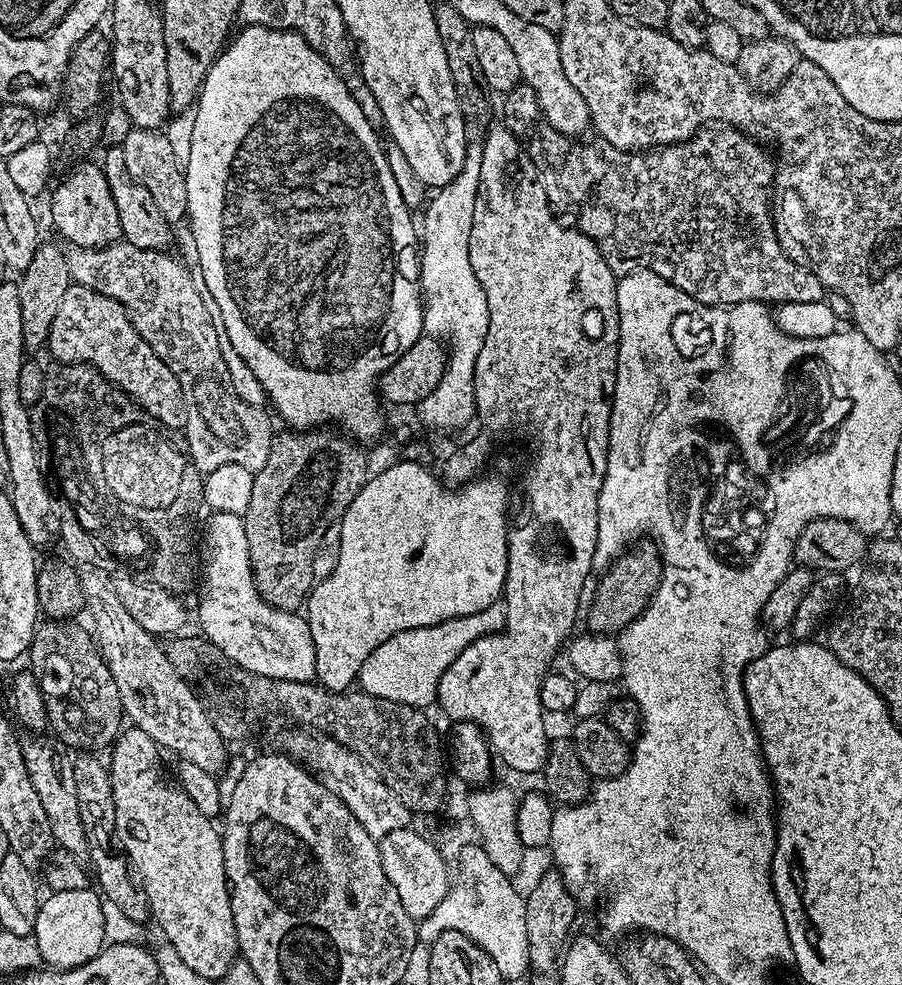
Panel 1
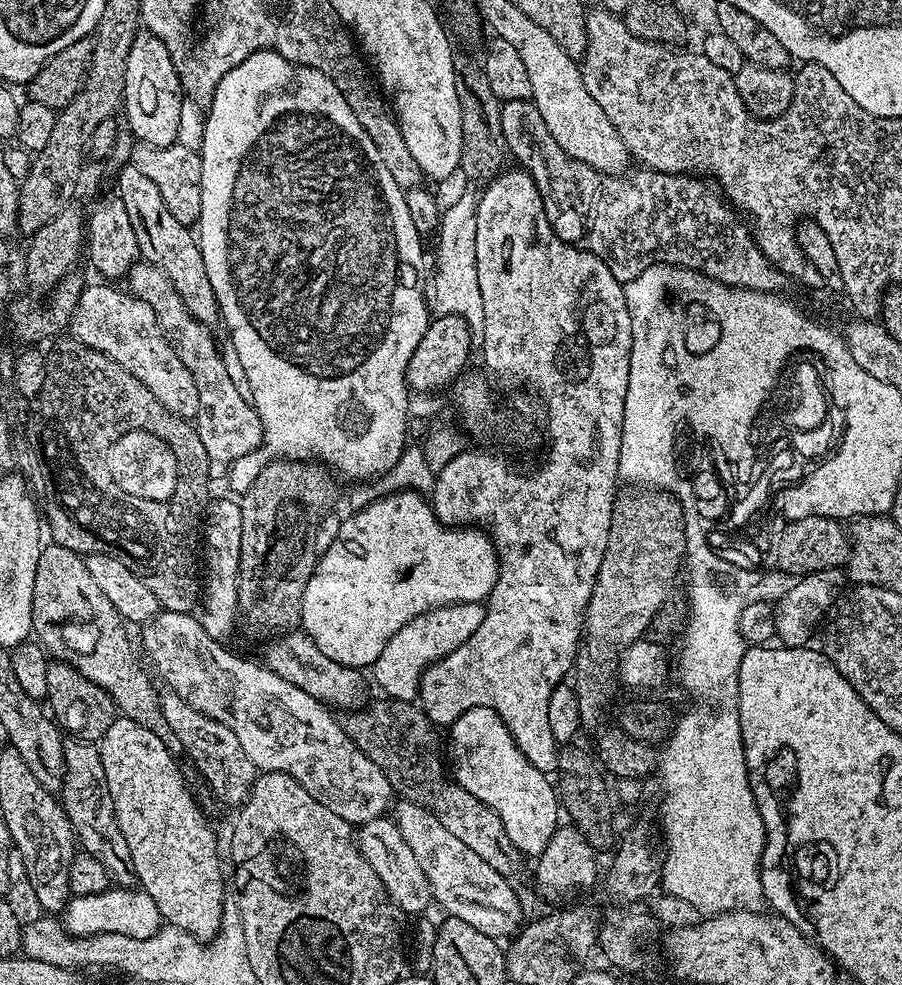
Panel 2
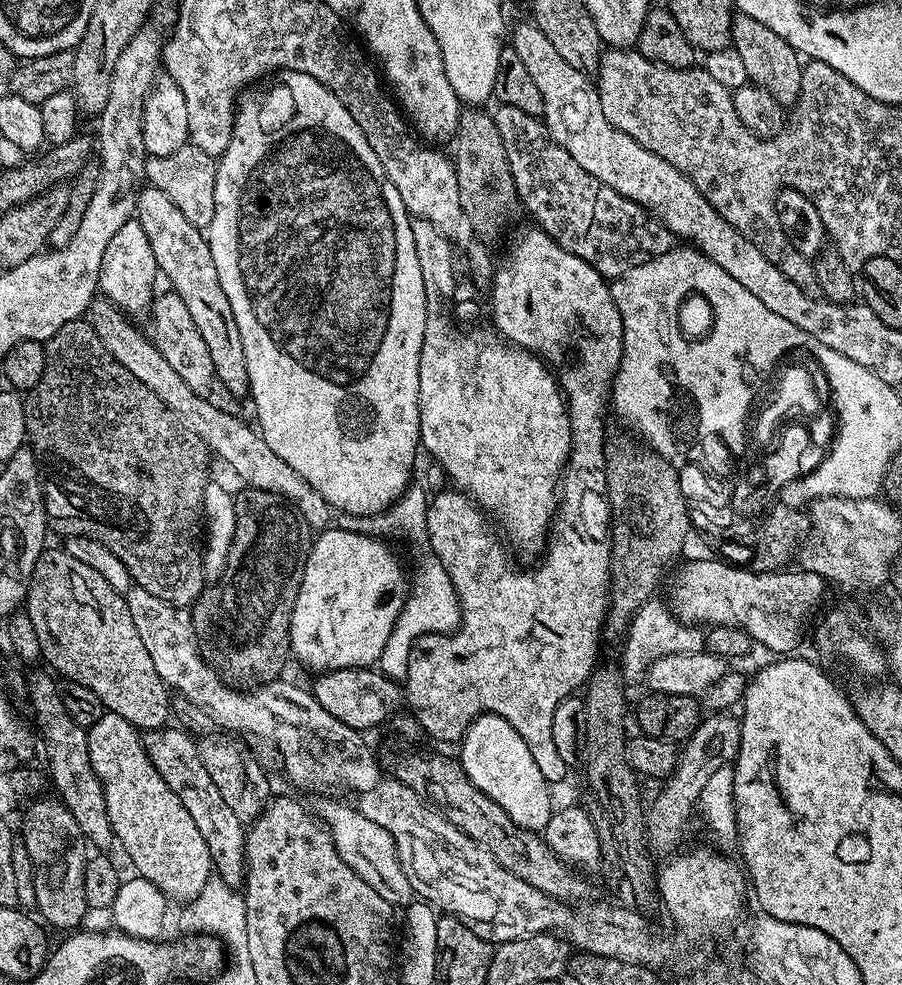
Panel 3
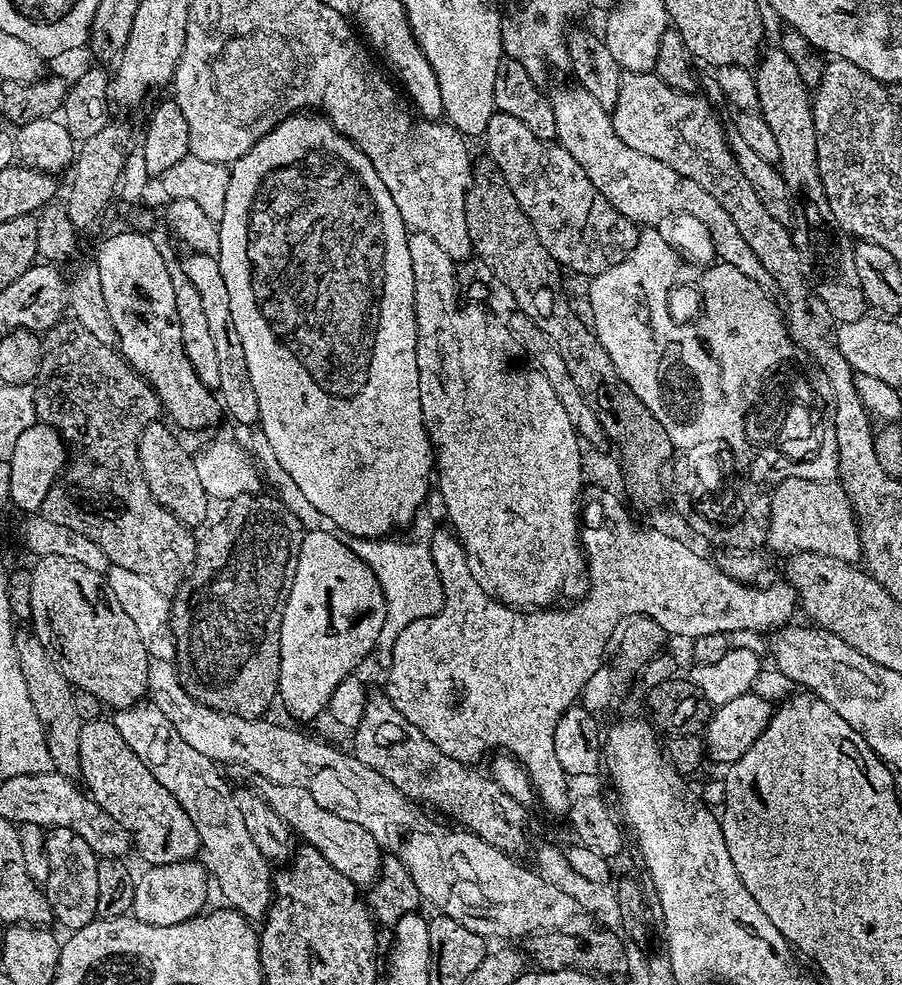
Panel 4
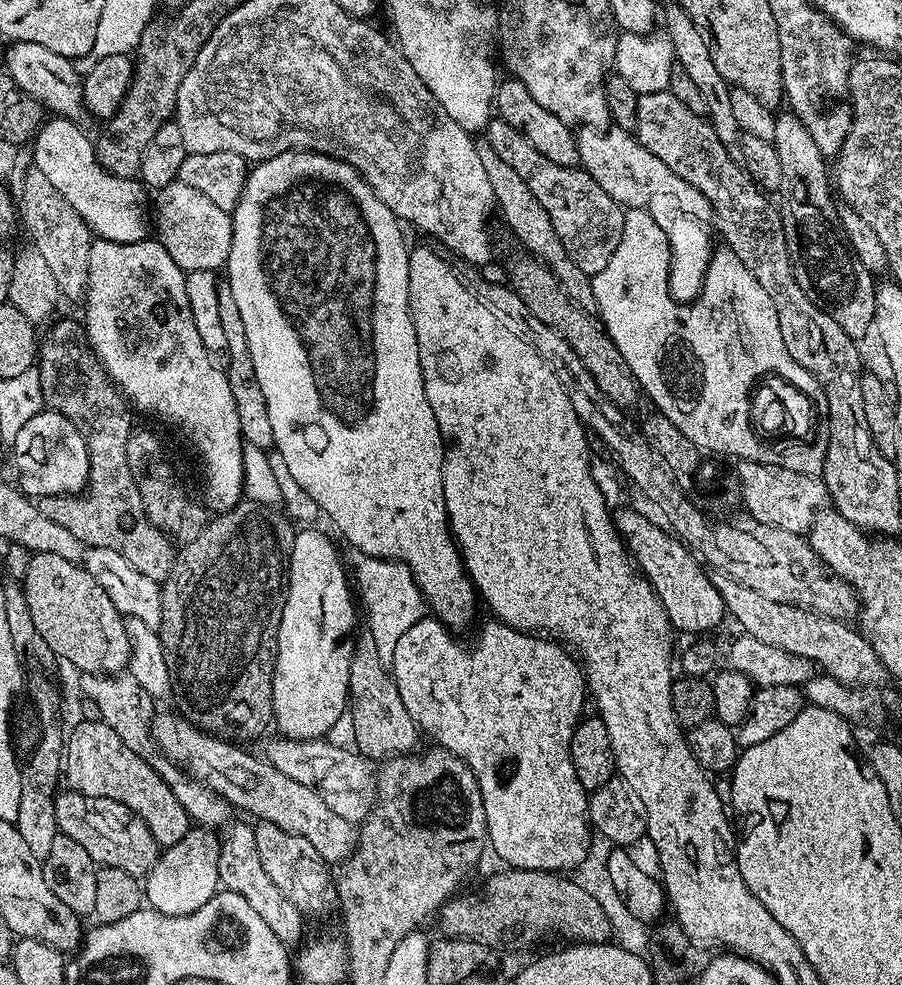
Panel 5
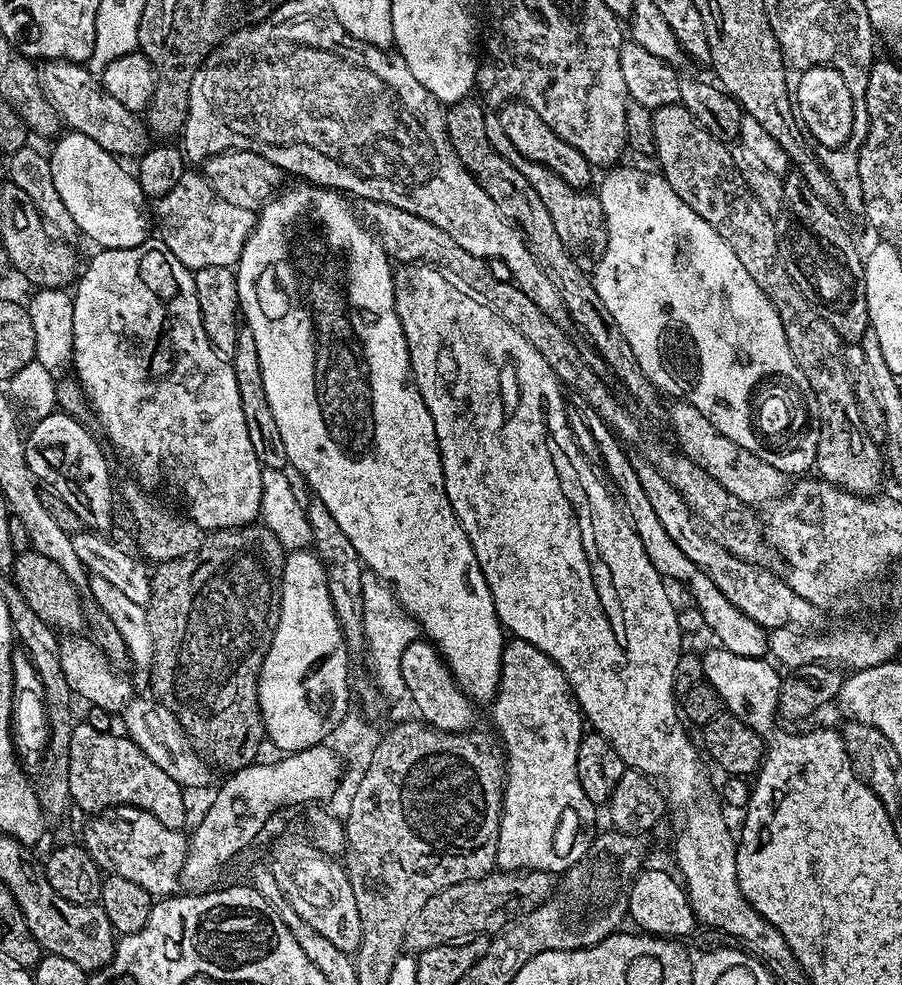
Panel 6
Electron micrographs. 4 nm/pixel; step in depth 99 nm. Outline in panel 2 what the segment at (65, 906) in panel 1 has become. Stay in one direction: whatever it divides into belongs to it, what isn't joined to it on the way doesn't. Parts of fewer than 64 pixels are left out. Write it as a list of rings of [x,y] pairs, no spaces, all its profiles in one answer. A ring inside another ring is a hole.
[[[110,886],[102,894],[72,896],[62,913],[64,931],[72,936],[93,936],[99,932],[126,934],[130,938],[150,938],[162,927],[162,917],[154,898],[136,886]]]

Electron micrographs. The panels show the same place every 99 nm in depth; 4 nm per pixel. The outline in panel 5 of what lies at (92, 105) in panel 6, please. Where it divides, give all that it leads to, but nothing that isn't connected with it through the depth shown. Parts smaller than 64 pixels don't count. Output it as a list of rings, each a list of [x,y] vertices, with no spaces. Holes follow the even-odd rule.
[[[15,41],[8,52],[6,71],[12,81],[30,98],[34,98],[53,117],[66,120],[83,121],[86,116],[84,106],[84,82],[82,73],[69,57],[54,54],[54,50],[46,50],[46,46],[38,46],[38,42]]]

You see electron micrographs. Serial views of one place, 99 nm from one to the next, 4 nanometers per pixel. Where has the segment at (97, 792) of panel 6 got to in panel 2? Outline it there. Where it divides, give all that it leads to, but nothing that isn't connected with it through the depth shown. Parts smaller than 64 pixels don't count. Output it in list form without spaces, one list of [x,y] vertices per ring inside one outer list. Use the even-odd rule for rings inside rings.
[[[120,716],[102,734],[98,747],[139,887],[154,898],[161,917],[171,927],[186,930],[201,942],[211,940],[220,931],[226,903],[216,836],[200,813],[169,745],[154,730]]]

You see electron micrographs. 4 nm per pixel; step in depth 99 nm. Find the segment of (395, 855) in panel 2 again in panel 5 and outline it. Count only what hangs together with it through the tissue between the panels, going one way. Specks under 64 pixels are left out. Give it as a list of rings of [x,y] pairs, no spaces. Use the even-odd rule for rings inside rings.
[[[157,711],[152,717],[152,737],[169,760],[179,764],[195,780],[204,781],[211,792],[224,797],[233,809],[240,811],[241,808],[256,816],[257,821],[274,822],[274,826],[282,826],[282,830],[306,838],[306,842],[310,842],[310,846],[314,846],[329,865],[339,865],[352,855],[357,829],[346,818],[334,814],[316,789],[302,786],[302,782],[294,782],[294,778],[286,778],[286,774],[282,774],[282,770],[274,767],[263,755],[255,756],[244,749],[247,747],[209,734],[197,728],[192,721],[185,720],[183,715],[172,712]]]

